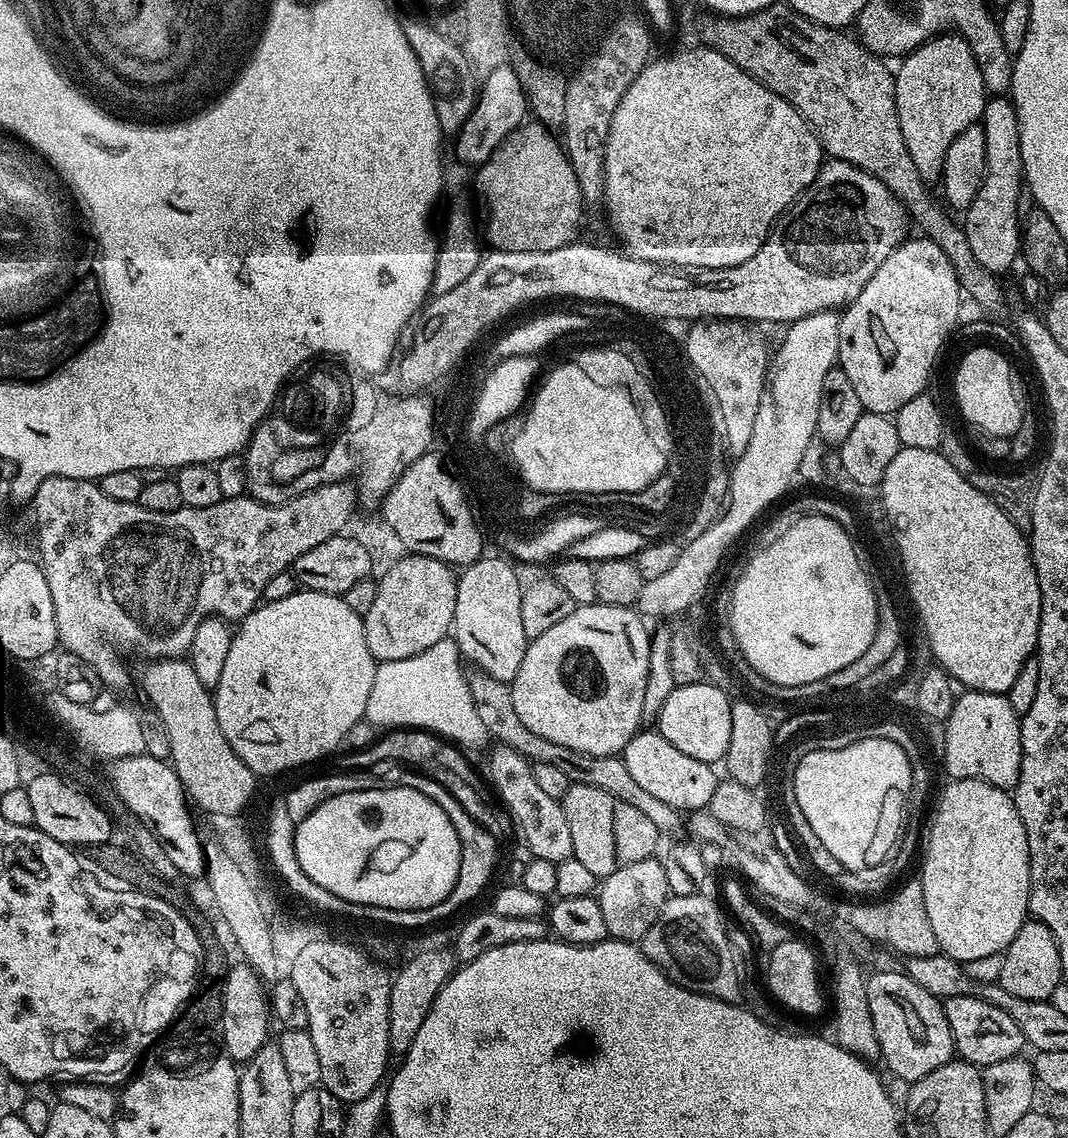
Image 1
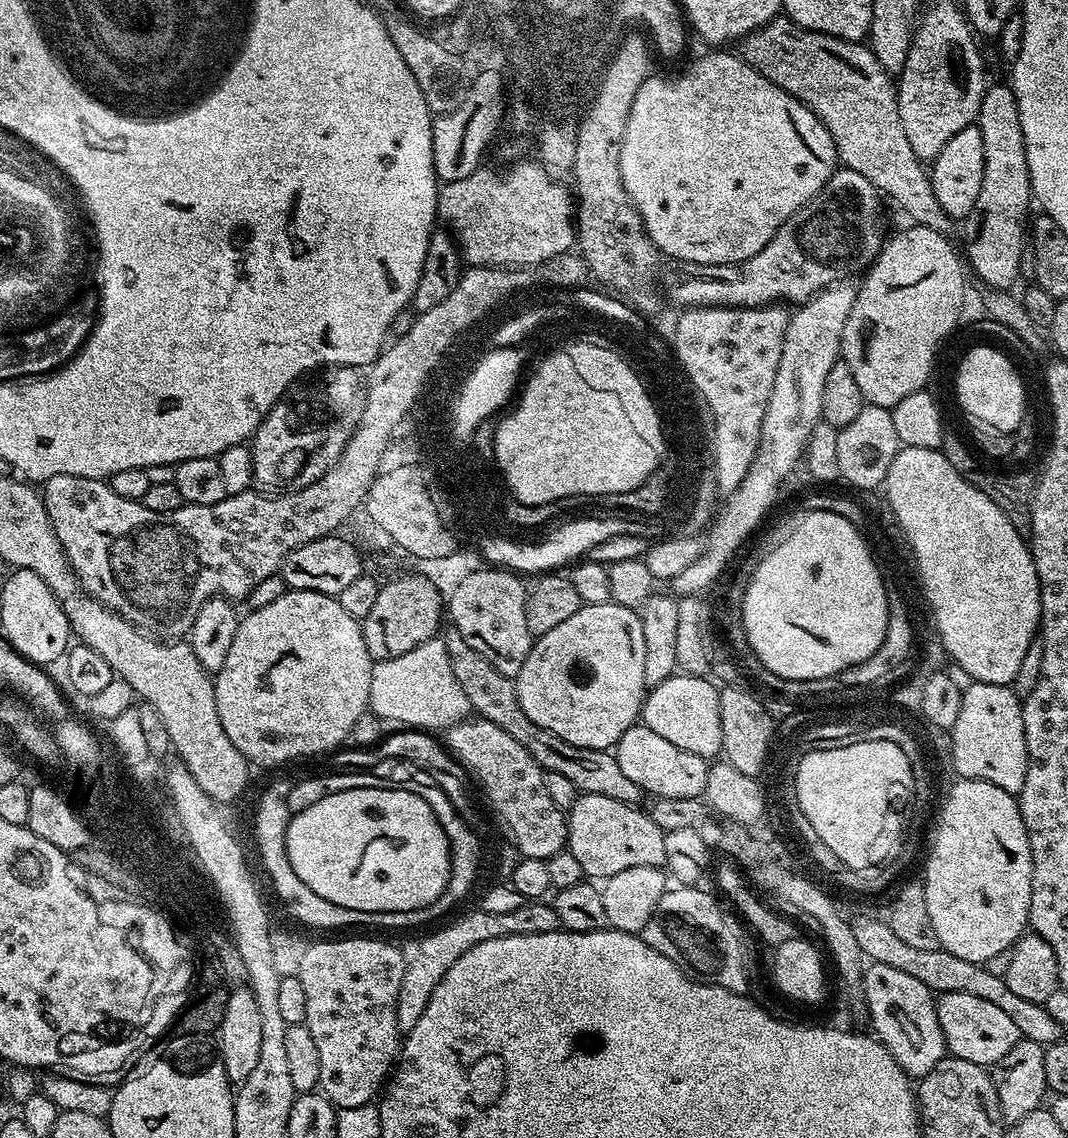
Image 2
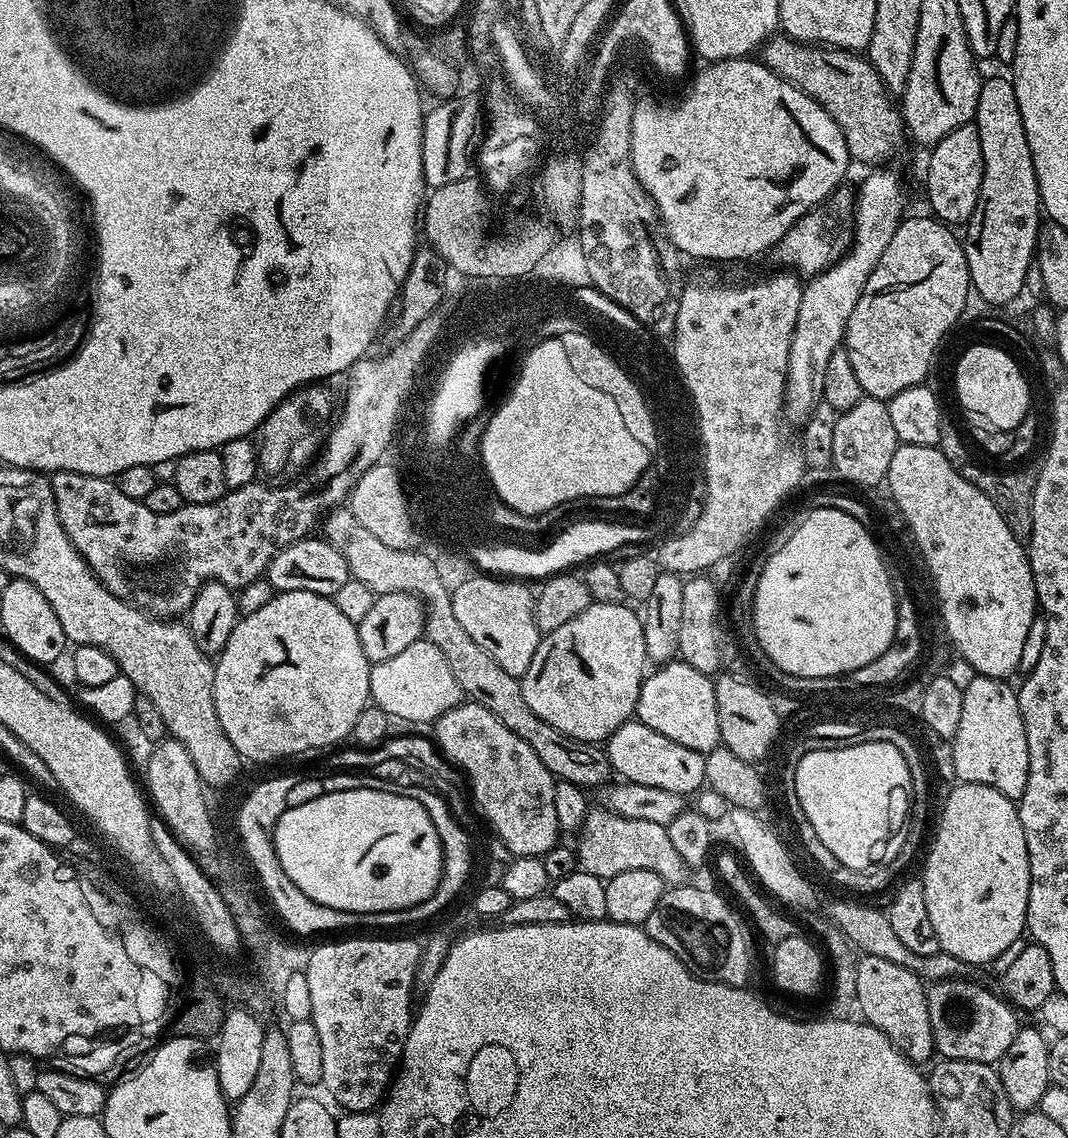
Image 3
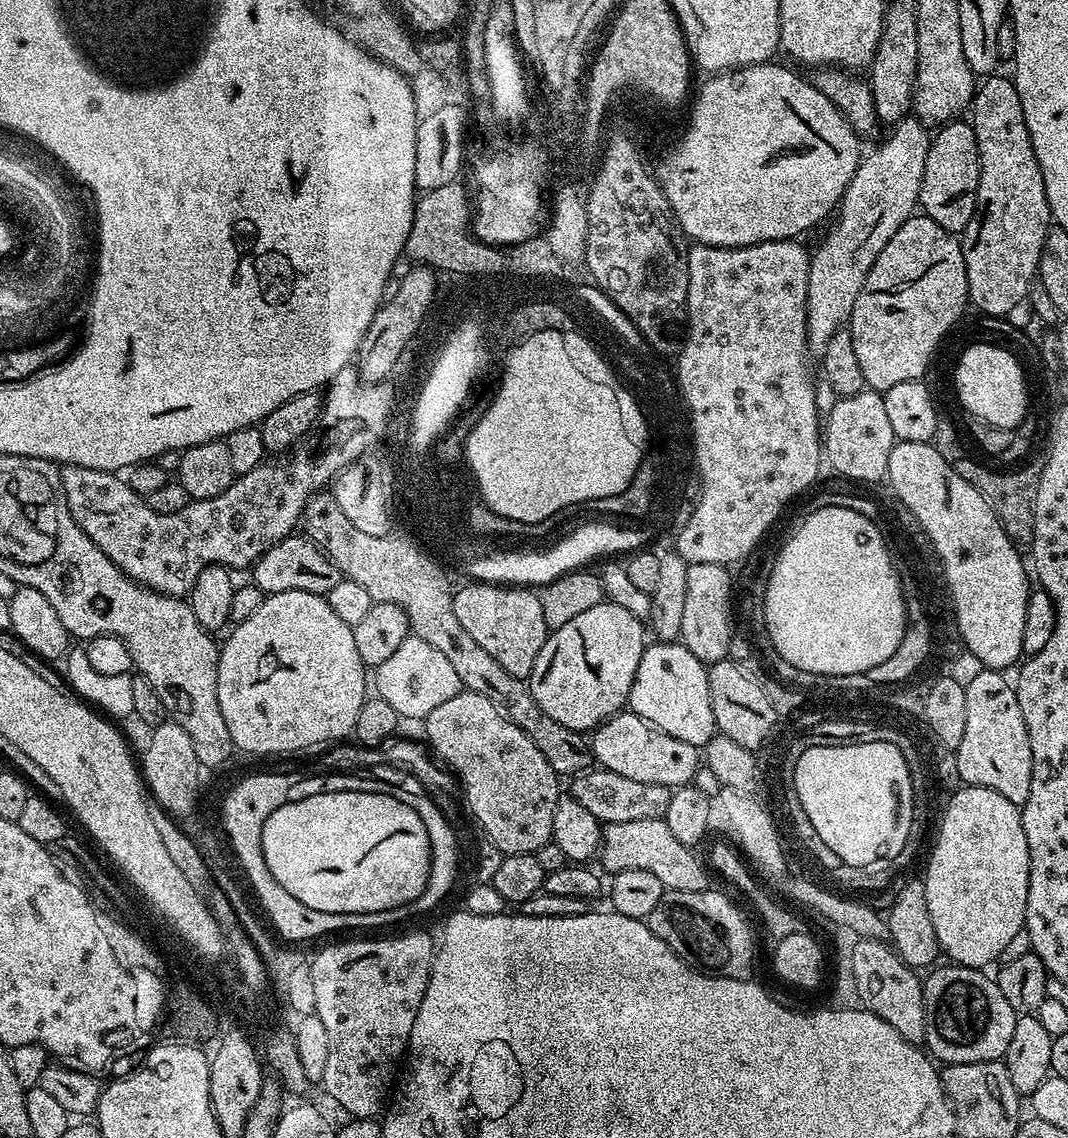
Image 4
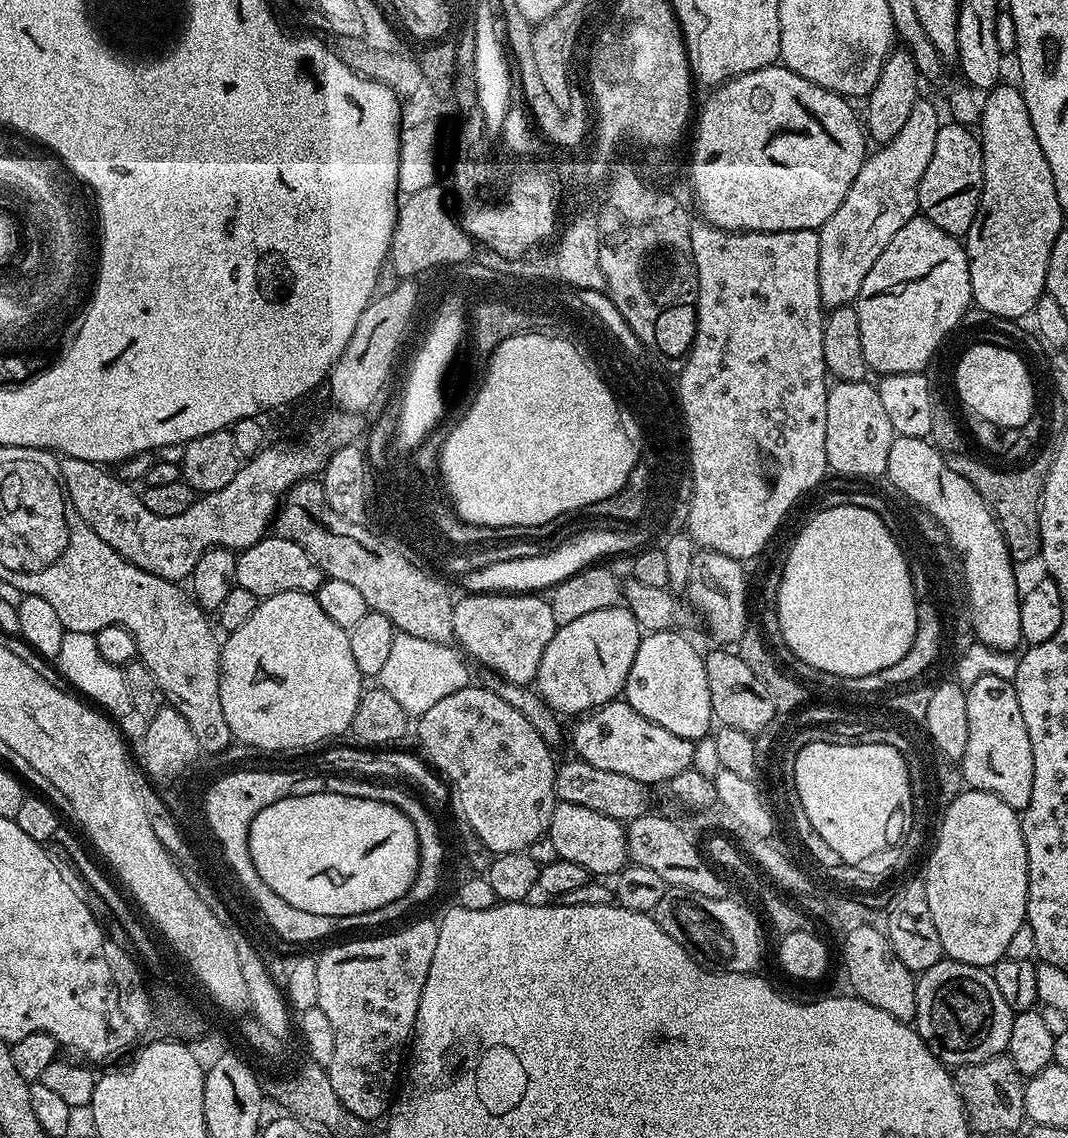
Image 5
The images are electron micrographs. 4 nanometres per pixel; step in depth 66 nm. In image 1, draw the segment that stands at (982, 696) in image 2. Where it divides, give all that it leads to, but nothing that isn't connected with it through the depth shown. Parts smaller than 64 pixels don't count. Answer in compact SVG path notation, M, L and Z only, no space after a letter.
M966 691L956 698L944 728L943 771L952 780L981 780L1005 790L1016 787L1022 762L1020 717L1005 693Z

